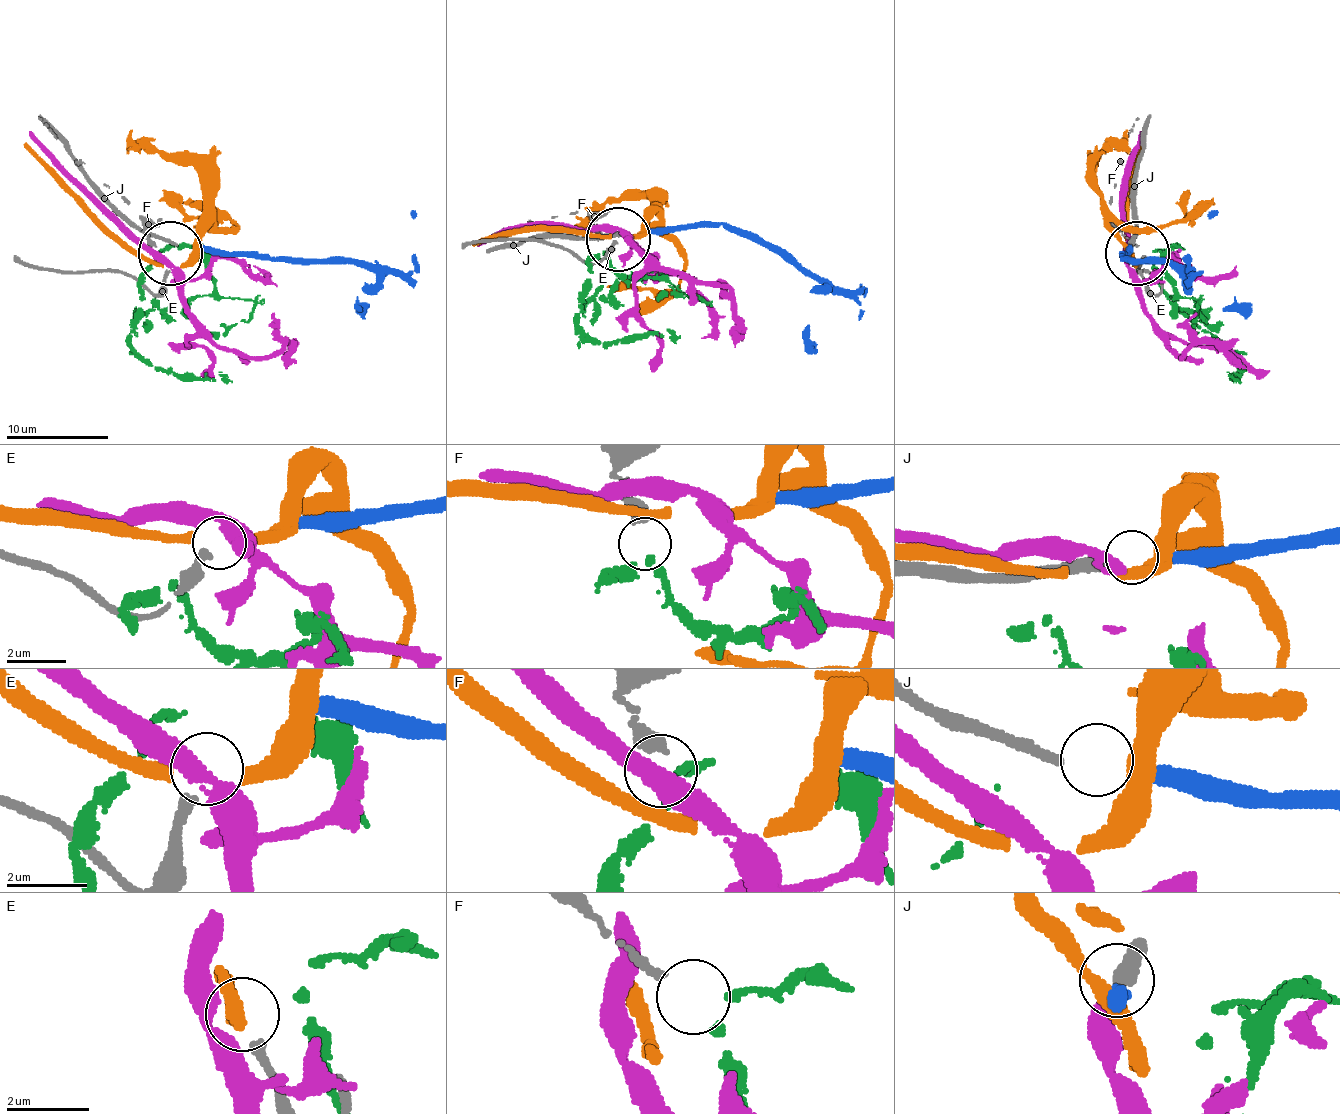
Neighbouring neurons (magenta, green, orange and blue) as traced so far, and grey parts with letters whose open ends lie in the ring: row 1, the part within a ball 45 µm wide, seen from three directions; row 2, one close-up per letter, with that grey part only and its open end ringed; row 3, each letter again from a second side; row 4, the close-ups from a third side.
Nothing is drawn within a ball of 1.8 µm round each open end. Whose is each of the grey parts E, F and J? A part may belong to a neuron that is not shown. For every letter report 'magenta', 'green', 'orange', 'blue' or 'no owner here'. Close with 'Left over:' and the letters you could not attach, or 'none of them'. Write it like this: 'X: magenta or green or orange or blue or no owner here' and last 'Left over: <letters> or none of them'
E: no owner here
F: green
J: blue
Left over: E

